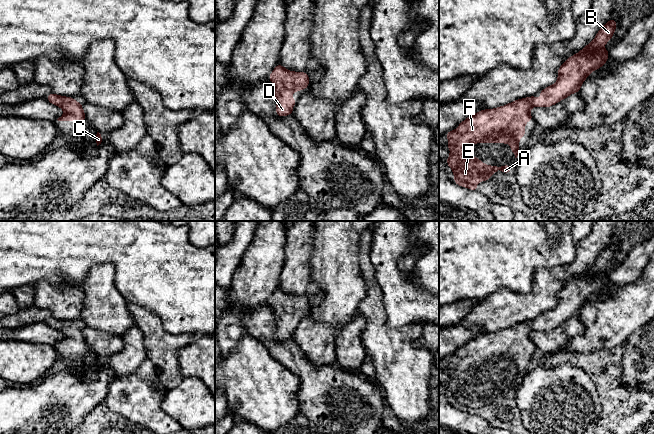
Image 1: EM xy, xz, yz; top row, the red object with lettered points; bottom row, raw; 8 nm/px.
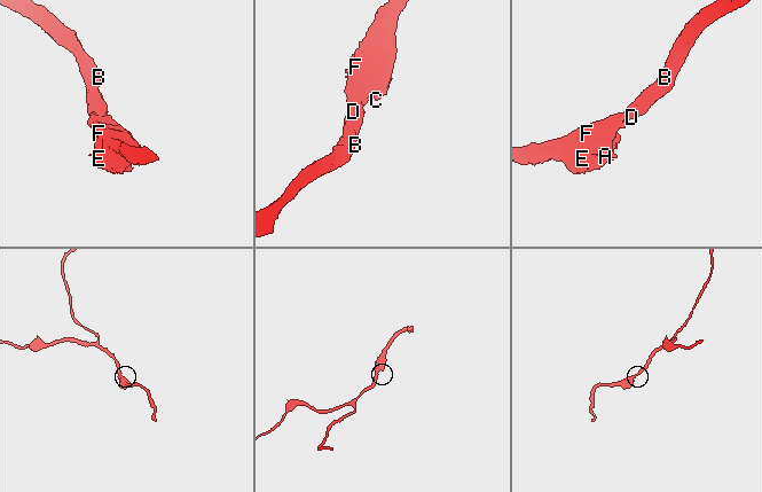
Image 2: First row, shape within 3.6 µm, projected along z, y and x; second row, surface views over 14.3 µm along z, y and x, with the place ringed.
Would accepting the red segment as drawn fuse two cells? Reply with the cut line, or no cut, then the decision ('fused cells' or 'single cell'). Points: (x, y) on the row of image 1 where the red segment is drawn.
no cut | single cell

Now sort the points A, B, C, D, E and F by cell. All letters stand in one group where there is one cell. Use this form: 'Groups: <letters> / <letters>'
Groups: A B C D E F

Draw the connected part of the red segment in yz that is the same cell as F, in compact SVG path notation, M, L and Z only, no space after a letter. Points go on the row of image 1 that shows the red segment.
M610 19L598 31L595 39L586 45L580 52L569 57L558 69L558 80L554 85L548 86L540 91L541 98L538 100L534 95L527 98L522 98L513 101L505 106L495 109L481 110L476 114L471 115L457 127L458 130L451 130L446 133L449 143L447 144L451 153L447 158L447 165L454 172L454 182L462 187L477 191L478 181L487 181L498 169L503 173L511 173L511 165L504 166L489 166L484 165L477 157L471 157L471 145L473 143L507 143L511 145L512 153L517 158L519 154L519 138L525 136L525 122L533 121L530 115L530 109L534 106L543 108L555 105L564 98L567 98L571 93L579 93L583 81L594 70L602 67L609 55L607 49L601 50L613 36L617 22Z

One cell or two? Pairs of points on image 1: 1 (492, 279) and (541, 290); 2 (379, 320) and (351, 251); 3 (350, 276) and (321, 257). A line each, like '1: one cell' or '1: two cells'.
1: two cells
2: two cells
3: one cell

